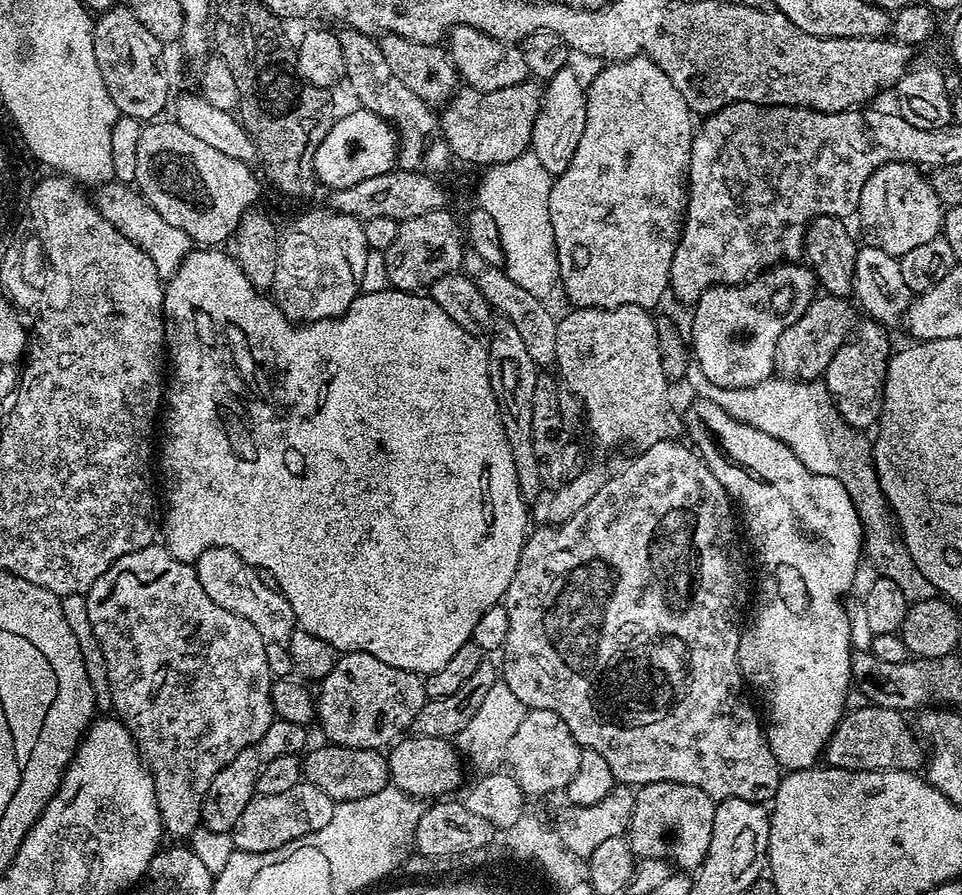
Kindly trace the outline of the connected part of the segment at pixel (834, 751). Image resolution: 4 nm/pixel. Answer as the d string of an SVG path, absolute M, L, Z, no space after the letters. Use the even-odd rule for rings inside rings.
M875 706L863 707L856 708L853 712L851 709L838 722L824 748L823 759L827 767L845 768L848 772L919 773L926 764L926 748L913 725L911 728L904 721L907 720L905 713Z

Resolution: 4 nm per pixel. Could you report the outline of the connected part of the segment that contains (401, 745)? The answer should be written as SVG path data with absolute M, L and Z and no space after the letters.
M409 735L393 743L386 757L391 787L398 789L399 792L405 792L407 796L420 802L451 797L452 791L464 780L464 772L460 769L462 756L454 747L452 740Z

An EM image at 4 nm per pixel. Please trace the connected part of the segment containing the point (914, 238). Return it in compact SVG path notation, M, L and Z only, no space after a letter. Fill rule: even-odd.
M890 161L878 166L866 186L862 186L862 198L858 209L860 224L864 227L867 247L886 250L897 258L941 235L945 209L931 188L929 177L917 165L906 161Z

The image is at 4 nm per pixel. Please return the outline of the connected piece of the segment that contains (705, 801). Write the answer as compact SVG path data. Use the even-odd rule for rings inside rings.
M674 782L639 785L632 798L632 820L626 829L626 839L632 845L633 857L667 860L680 870L699 869L710 850L716 806L717 801L710 794L698 790L698 786Z

